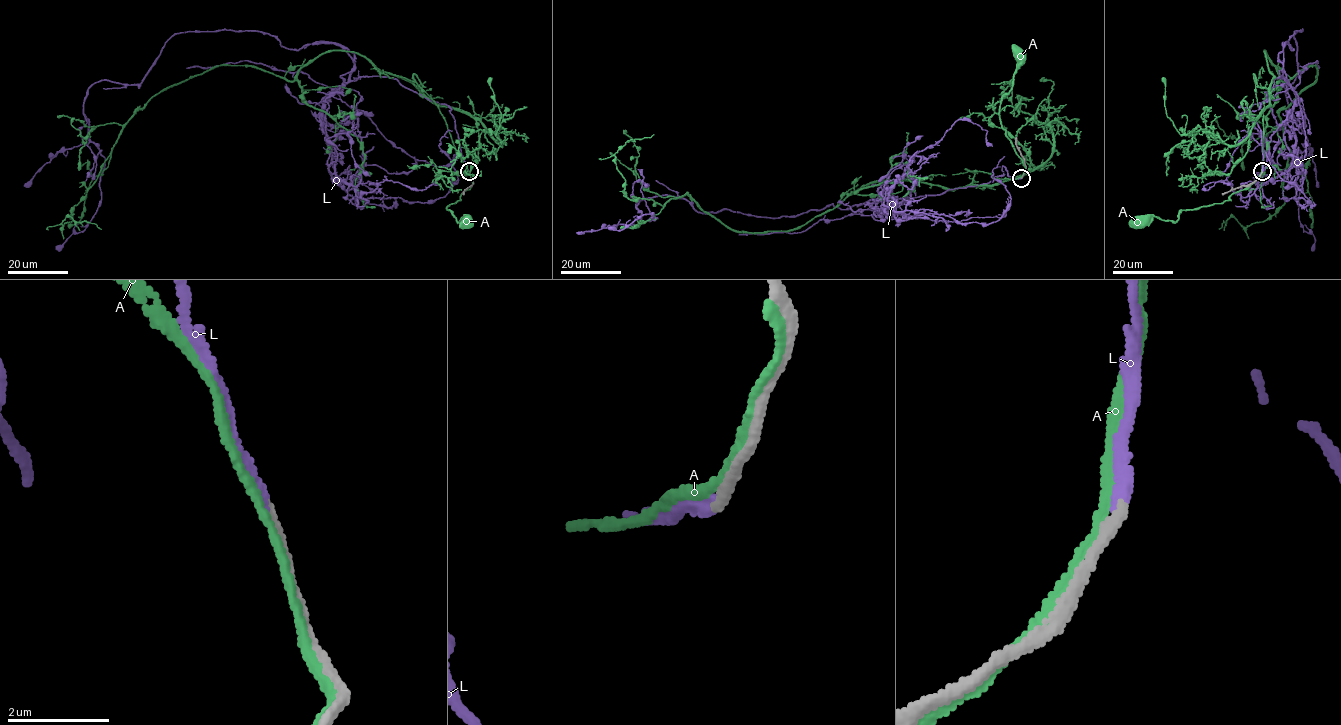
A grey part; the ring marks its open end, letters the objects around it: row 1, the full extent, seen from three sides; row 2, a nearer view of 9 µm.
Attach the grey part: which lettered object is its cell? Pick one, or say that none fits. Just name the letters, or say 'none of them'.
L

